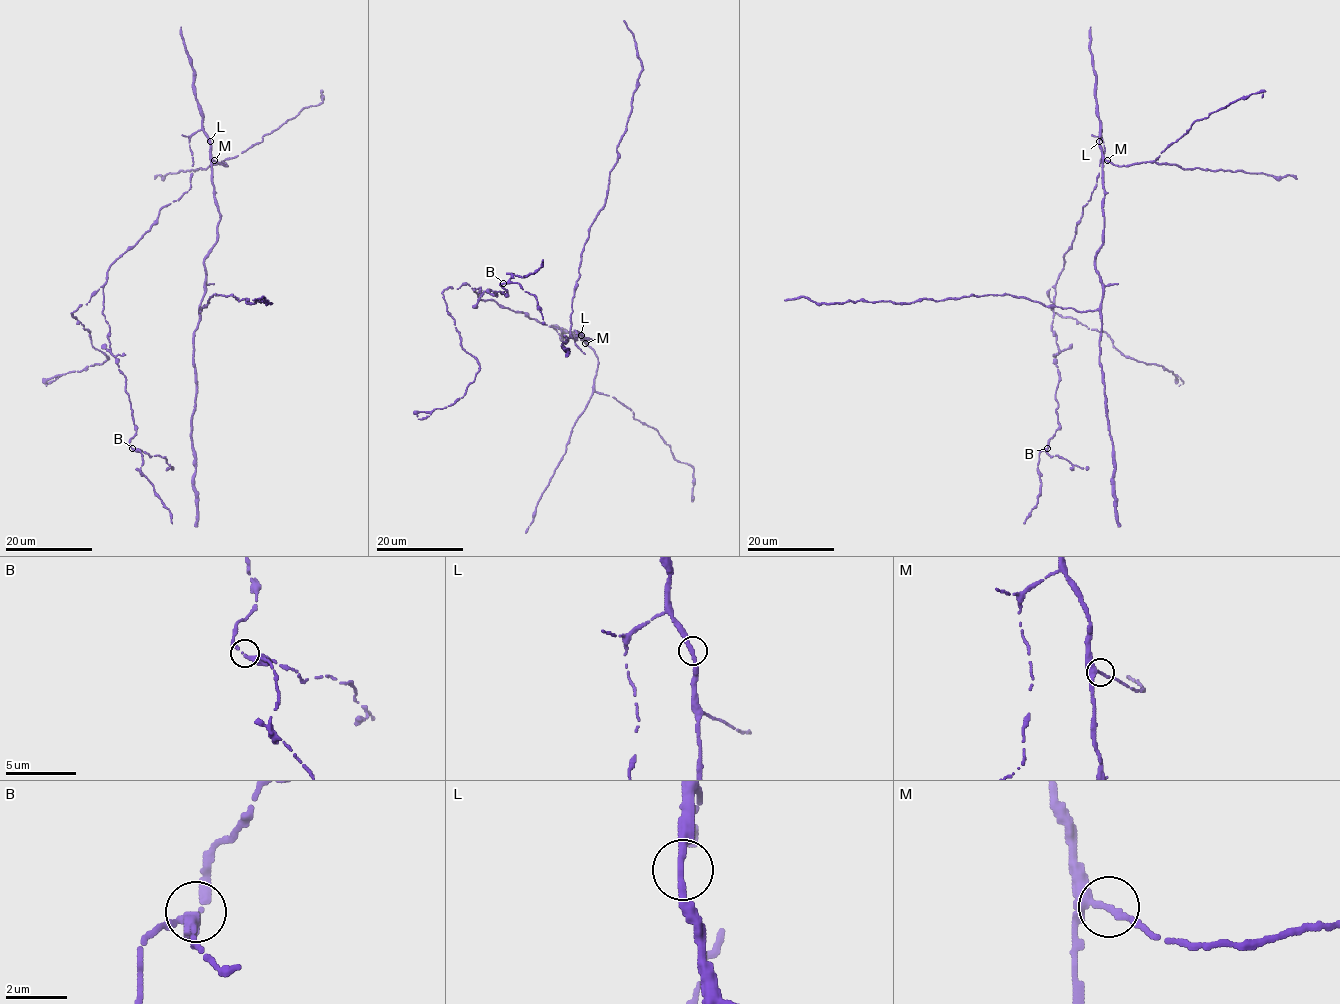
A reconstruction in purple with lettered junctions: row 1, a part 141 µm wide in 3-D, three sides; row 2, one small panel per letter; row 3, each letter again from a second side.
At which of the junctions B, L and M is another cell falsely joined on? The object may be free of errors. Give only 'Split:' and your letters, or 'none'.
Split: none

